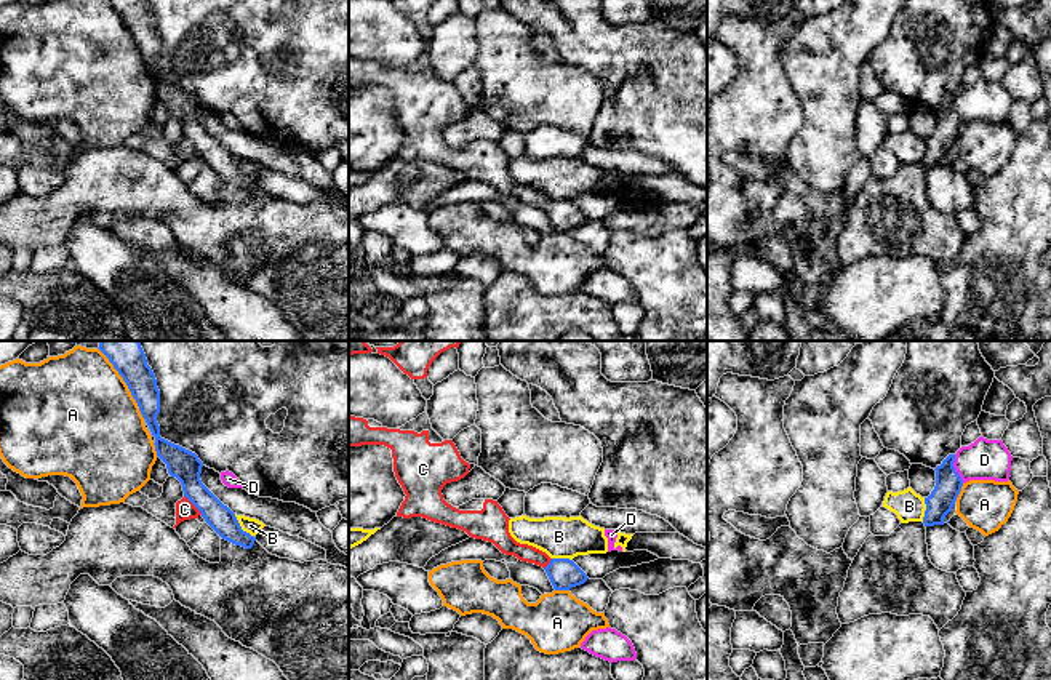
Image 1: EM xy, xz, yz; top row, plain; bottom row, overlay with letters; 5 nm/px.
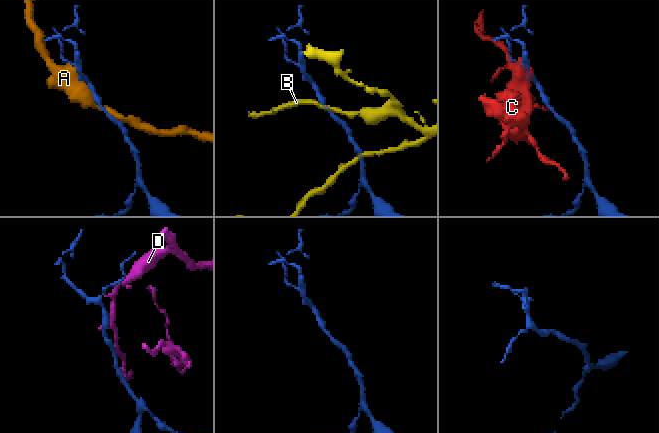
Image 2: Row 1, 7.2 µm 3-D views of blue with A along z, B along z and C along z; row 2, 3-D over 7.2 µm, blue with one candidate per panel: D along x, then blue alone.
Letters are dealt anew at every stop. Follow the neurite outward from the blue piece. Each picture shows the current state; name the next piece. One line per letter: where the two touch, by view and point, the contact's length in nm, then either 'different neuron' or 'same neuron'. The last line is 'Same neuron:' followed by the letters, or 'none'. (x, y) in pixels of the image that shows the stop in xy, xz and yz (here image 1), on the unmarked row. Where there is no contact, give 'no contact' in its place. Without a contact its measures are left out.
A: xy (128, 29) | 360 nm | different neuron
B: xy (240, 168) | 160 nm | different neuron
C: xy (192, 144) | 140 nm | different neuron
D: yz (954, 111) | 150 nm | different neuron
Same neuron: none

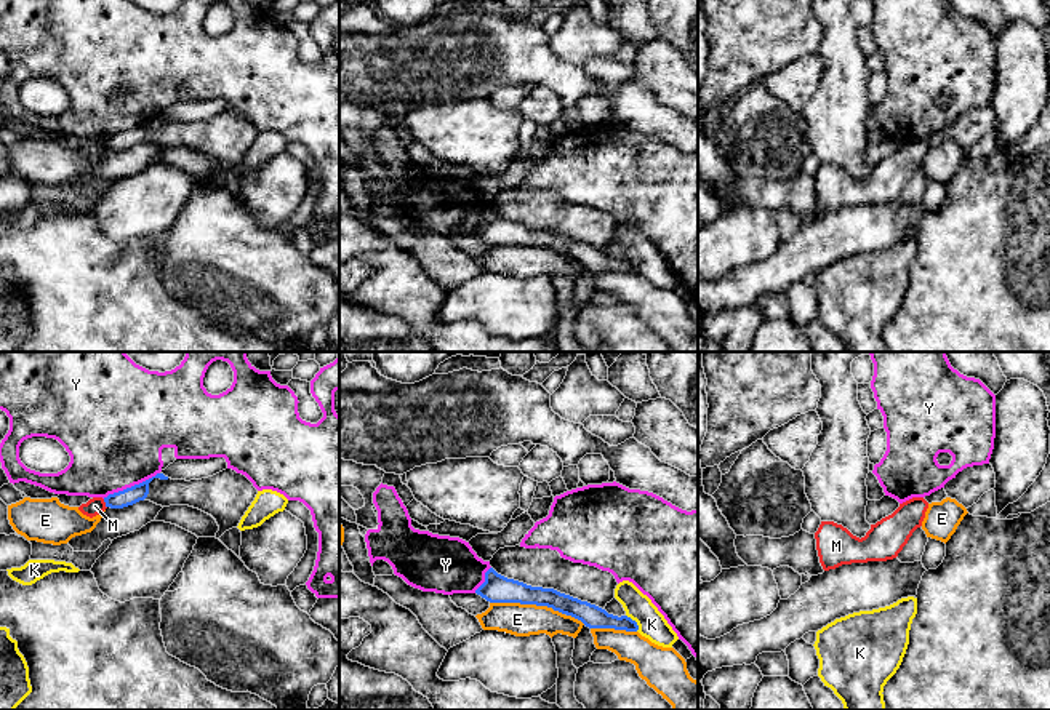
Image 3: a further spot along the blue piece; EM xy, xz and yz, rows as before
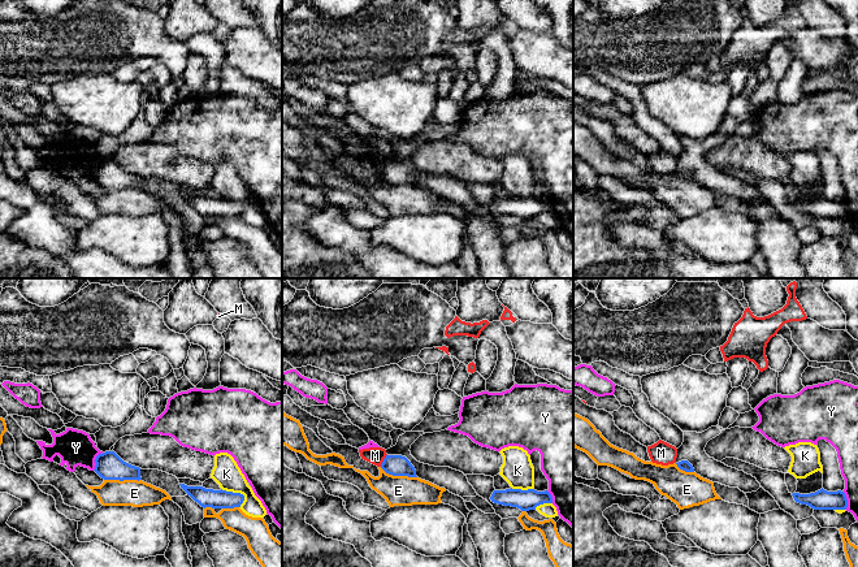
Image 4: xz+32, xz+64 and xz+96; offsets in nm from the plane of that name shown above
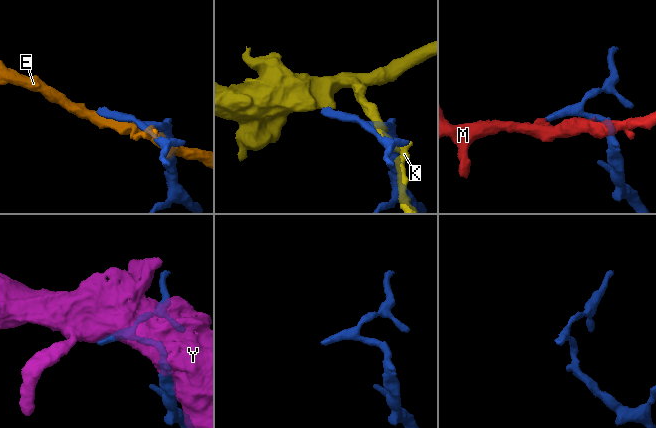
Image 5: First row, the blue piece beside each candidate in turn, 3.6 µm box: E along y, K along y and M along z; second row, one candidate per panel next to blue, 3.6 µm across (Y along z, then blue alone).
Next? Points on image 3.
E: xz (527, 245) | 380 nm | different neuron
K: xz (636, 264) | 110 nm | different neuron
M: xy (106, 146) | 50 nm | different neuron
Y: xy (132, 128) | 320 nm | different neuron
Same neuron: none

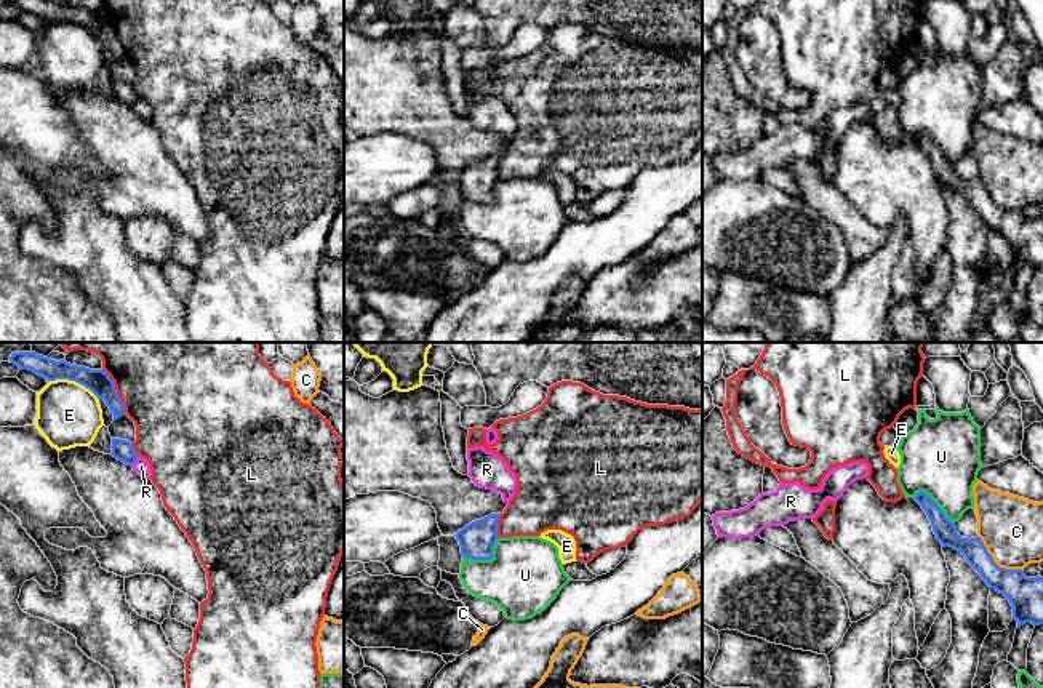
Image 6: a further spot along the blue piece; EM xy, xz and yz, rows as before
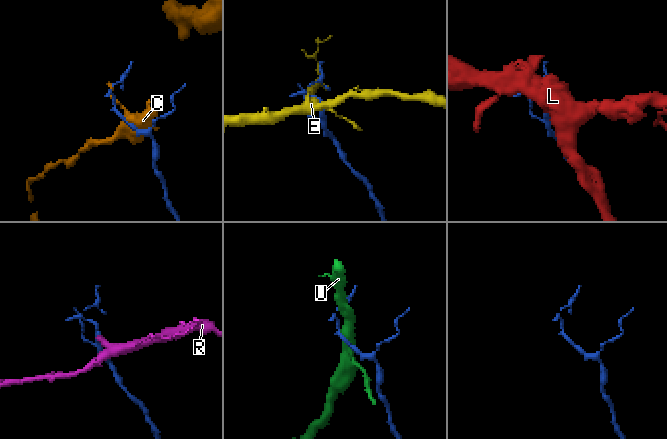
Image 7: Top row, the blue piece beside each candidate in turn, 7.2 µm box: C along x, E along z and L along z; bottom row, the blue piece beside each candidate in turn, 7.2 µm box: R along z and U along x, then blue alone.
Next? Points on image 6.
C: yz (994, 204) | 280 nm | different neuron
E: xy (74, 21) | 260 nm | different neuron
L: xy (115, 32) | 260 nm | different neuron
R: xy (135, 103) | 70 nm | same neuron
U: xz (487, 200) | 220 nm | different neuron
Same neuron: R

